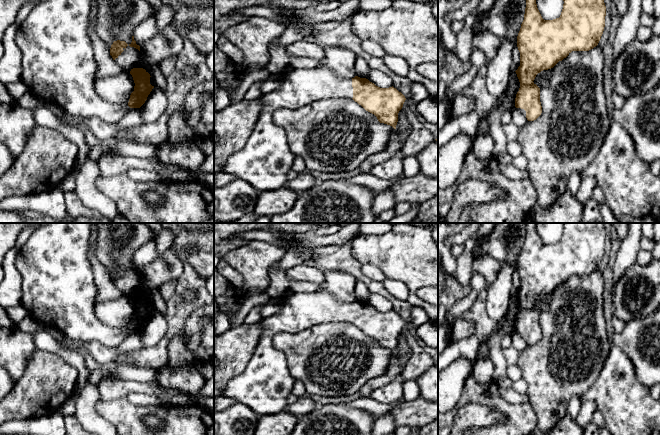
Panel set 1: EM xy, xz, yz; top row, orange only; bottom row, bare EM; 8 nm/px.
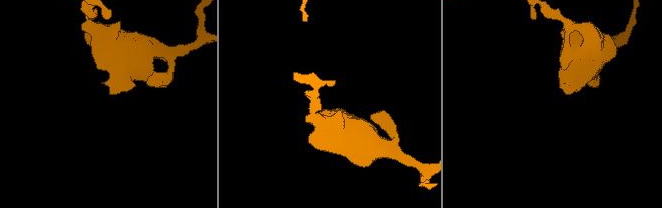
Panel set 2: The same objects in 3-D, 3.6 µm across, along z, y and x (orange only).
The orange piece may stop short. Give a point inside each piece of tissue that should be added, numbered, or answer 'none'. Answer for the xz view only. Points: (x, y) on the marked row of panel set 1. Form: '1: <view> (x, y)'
1: xz (264, 162)

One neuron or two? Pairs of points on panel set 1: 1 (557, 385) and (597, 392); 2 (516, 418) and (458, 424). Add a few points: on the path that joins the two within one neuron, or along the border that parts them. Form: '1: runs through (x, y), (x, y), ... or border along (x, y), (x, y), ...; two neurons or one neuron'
1: border along (600, 370), (592, 385), (580, 395); two neurons
2: border along (486, 405), (499, 410), (506, 420); two neurons

